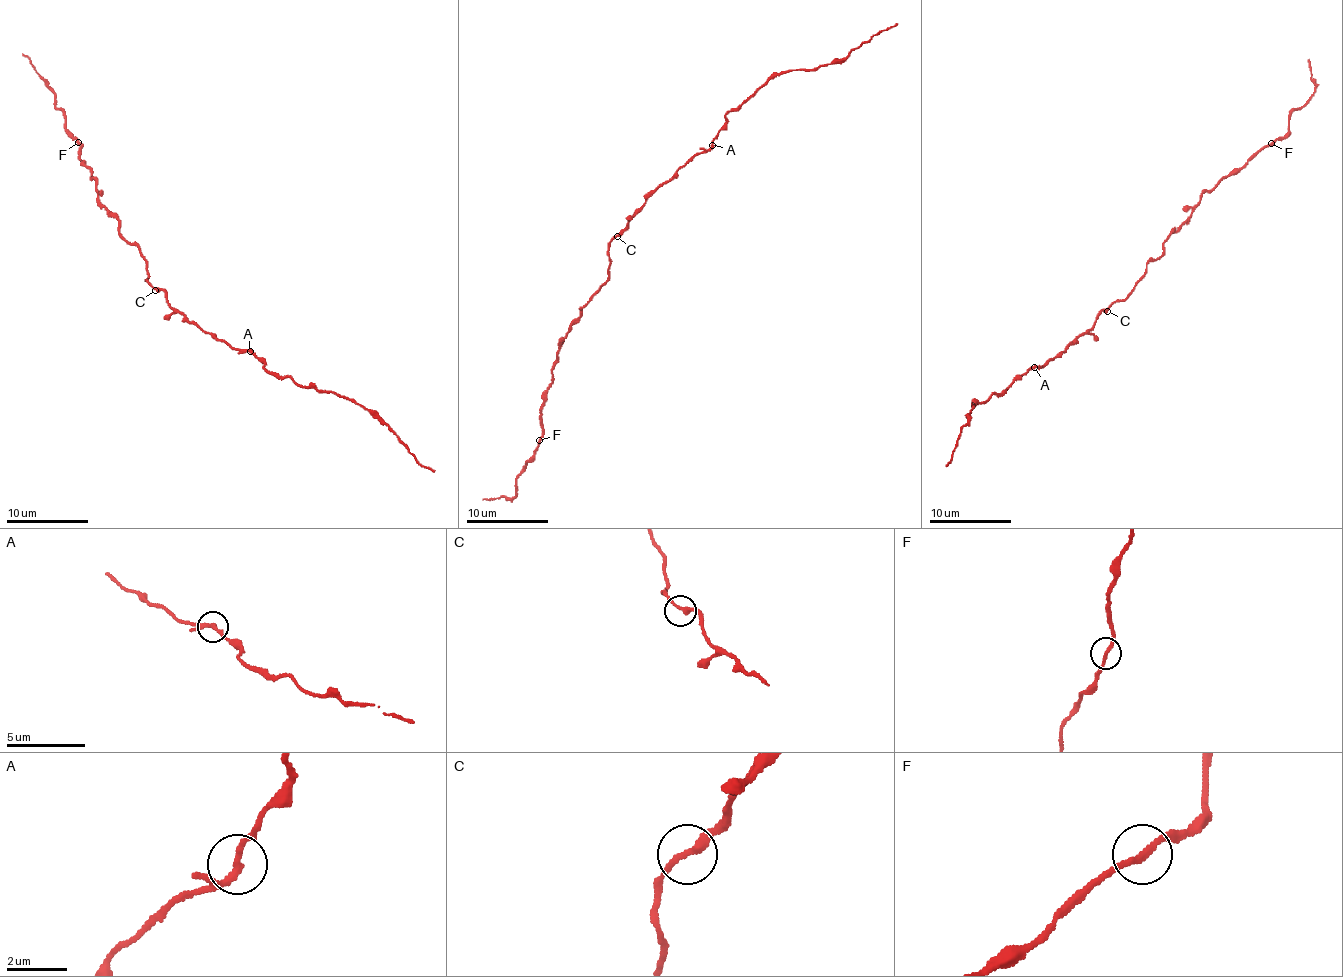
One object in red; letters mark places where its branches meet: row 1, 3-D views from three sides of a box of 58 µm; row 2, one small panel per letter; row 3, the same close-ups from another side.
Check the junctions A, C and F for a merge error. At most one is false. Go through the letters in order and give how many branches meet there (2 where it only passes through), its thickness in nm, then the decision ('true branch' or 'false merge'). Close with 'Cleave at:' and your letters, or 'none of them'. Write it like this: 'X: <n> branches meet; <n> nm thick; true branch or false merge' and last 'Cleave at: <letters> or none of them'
A: 2 branches meet; 200 nm thick; true branch
C: 2 branches meet; 240 nm thick; true branch
F: 2 branches meet; 200 nm thick; true branch
Cleave at: none of them

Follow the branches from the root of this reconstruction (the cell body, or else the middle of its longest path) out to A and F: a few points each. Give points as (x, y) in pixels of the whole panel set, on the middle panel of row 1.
A: (619, 234), (648, 196), (694, 156), (712, 145)
F: (619, 234), (608, 244), (608, 279), (580, 308), (559, 345), (542, 407), (539, 440)

